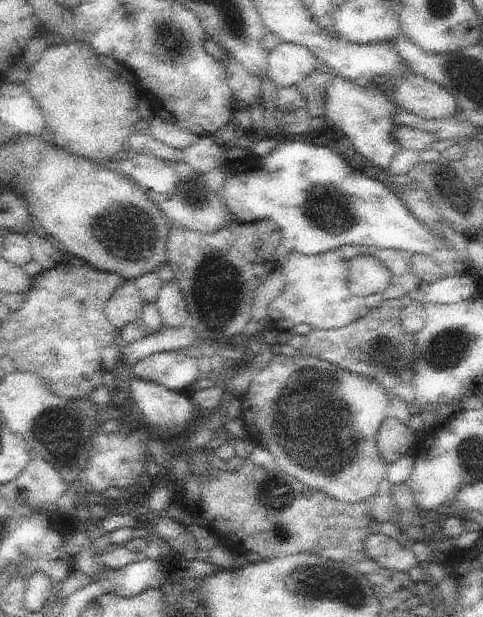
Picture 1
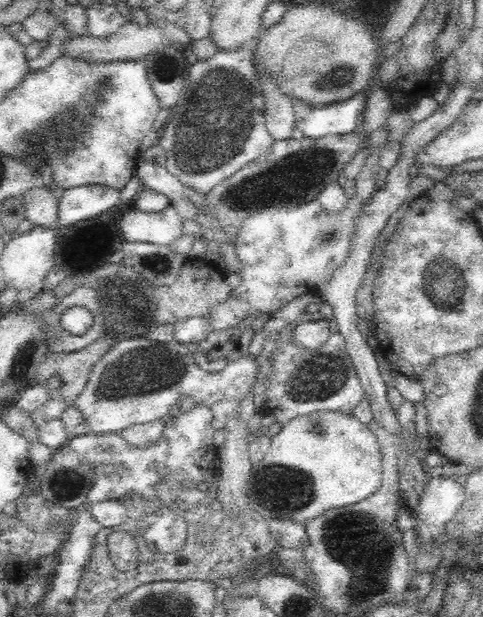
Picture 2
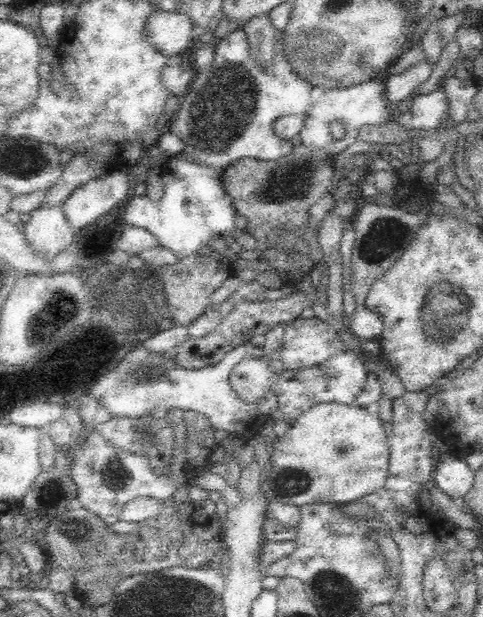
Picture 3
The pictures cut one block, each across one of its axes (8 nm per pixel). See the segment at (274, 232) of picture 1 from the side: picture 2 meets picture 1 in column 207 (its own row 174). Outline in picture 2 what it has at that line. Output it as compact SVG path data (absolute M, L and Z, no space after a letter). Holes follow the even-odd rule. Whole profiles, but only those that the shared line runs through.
M360 132L354 134L328 134L322 138L288 138L274 140L268 154L246 164L234 176L218 184L210 194L204 196L204 204L200 206L200 214L208 214L212 210L214 218L220 220L222 230L236 238L242 232L242 224L250 216L250 212L258 212L262 208L296 208L302 204L310 204L318 200L326 186L338 184L338 178L348 172L348 164L356 158L356 154L366 146L366 140Z

